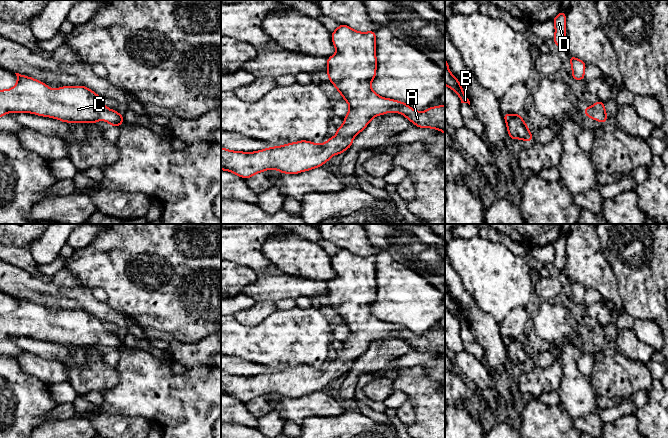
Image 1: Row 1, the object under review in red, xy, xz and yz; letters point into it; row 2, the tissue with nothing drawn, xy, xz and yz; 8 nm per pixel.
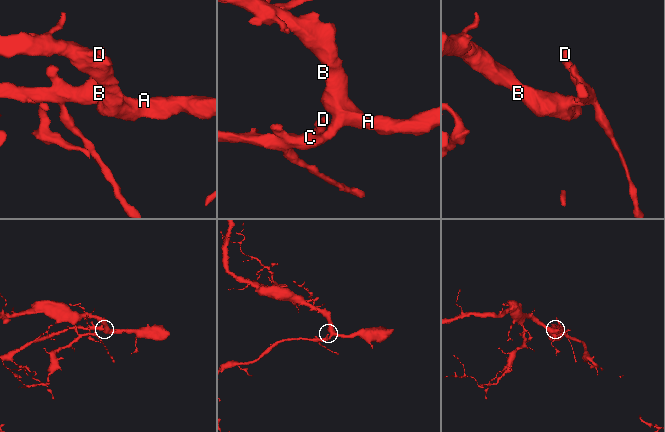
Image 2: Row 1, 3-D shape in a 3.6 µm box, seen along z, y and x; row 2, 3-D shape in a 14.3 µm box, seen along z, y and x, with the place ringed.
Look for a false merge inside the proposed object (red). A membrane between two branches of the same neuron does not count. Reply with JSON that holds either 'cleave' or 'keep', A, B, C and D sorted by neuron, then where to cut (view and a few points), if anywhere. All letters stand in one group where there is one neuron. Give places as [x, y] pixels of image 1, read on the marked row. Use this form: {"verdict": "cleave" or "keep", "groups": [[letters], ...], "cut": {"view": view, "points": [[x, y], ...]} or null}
{"verdict": "keep", "groups": [["A", "B", "C", "D"]], "cut": null}

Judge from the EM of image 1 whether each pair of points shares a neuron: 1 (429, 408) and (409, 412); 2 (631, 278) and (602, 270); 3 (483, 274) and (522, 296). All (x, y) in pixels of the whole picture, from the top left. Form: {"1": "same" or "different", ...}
{"1": "different", "2": "different", "3": "same"}

